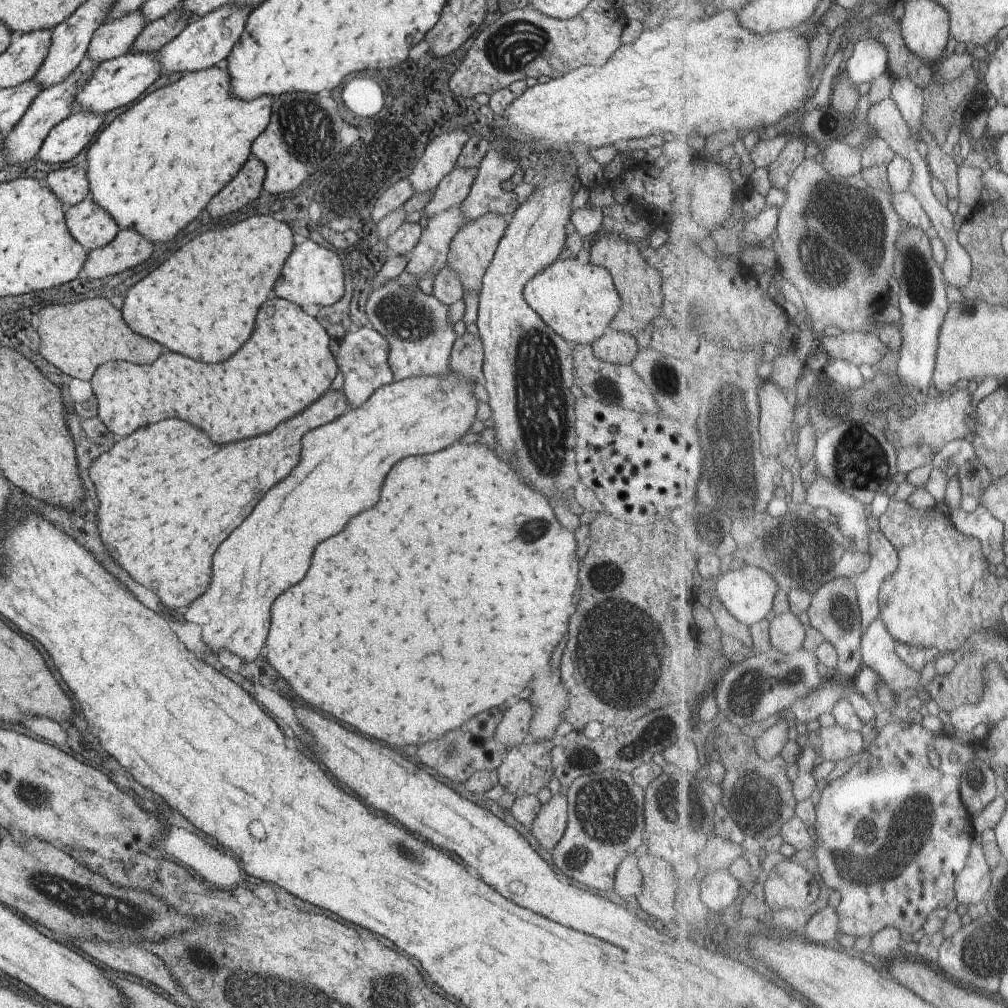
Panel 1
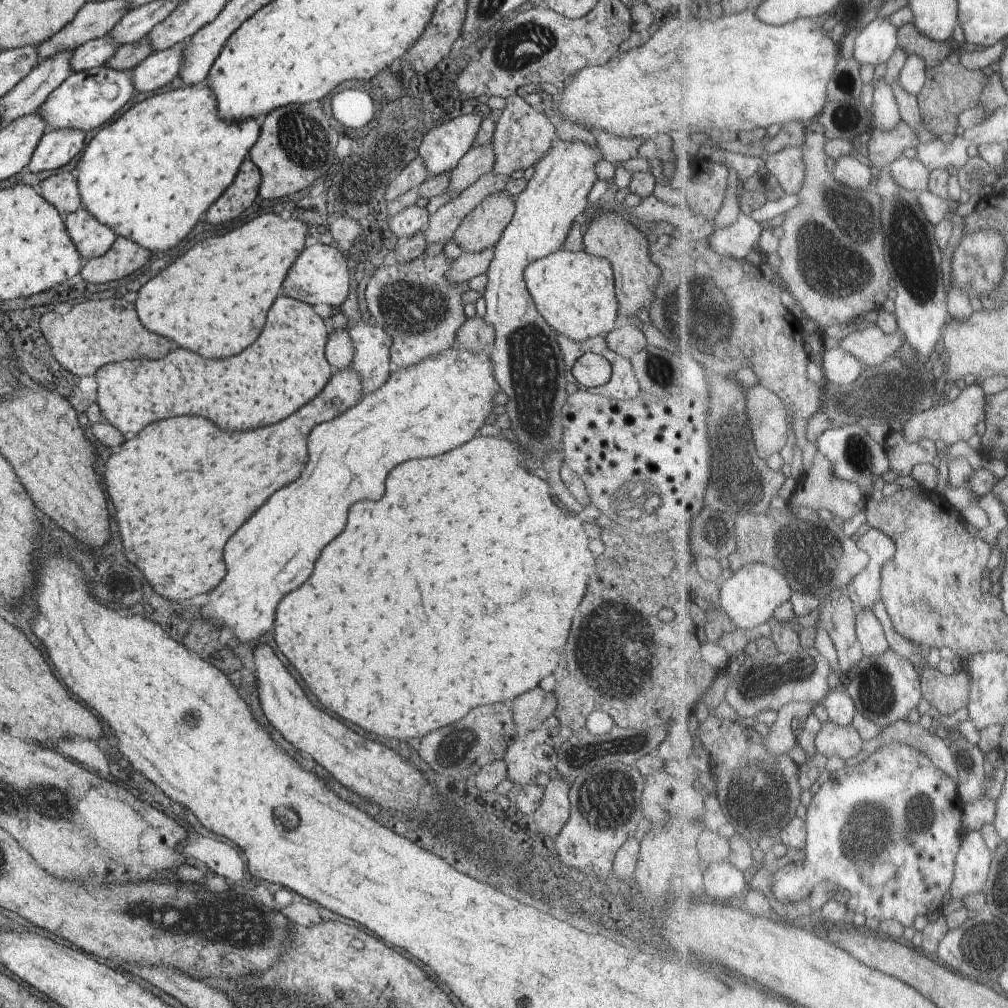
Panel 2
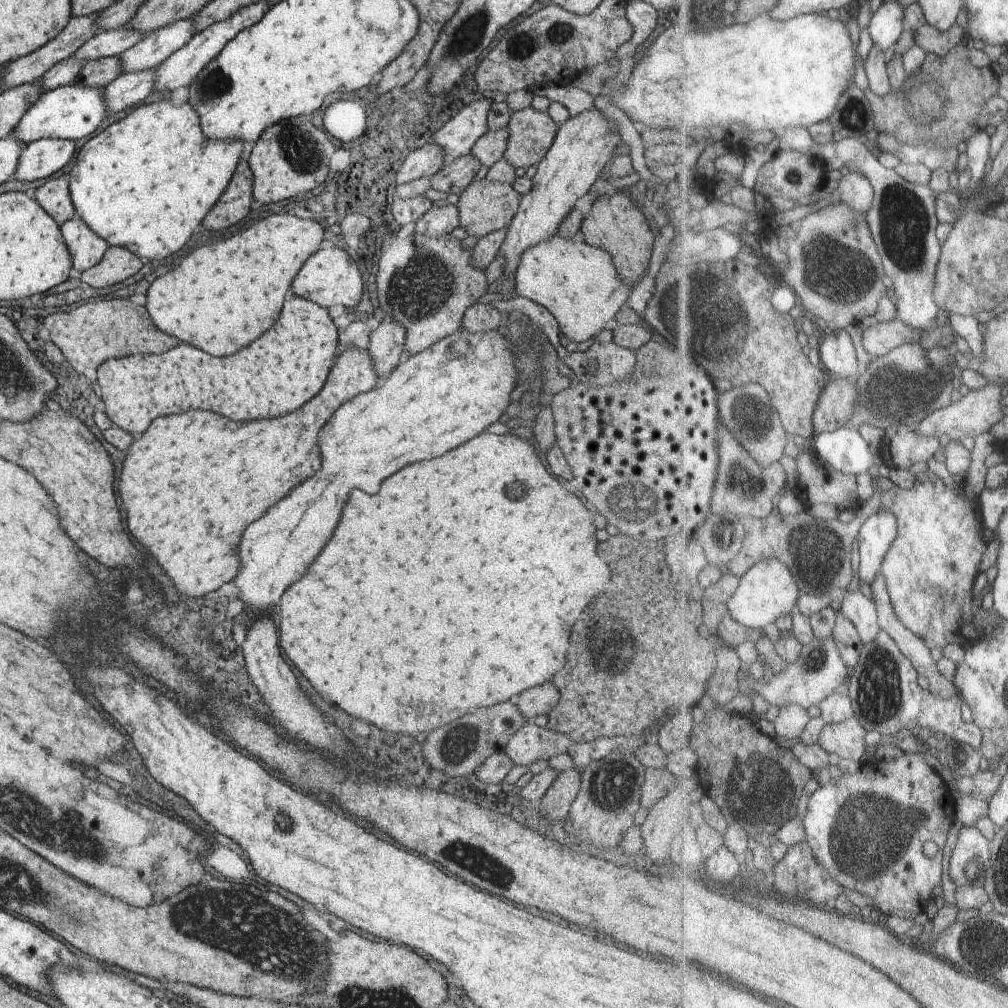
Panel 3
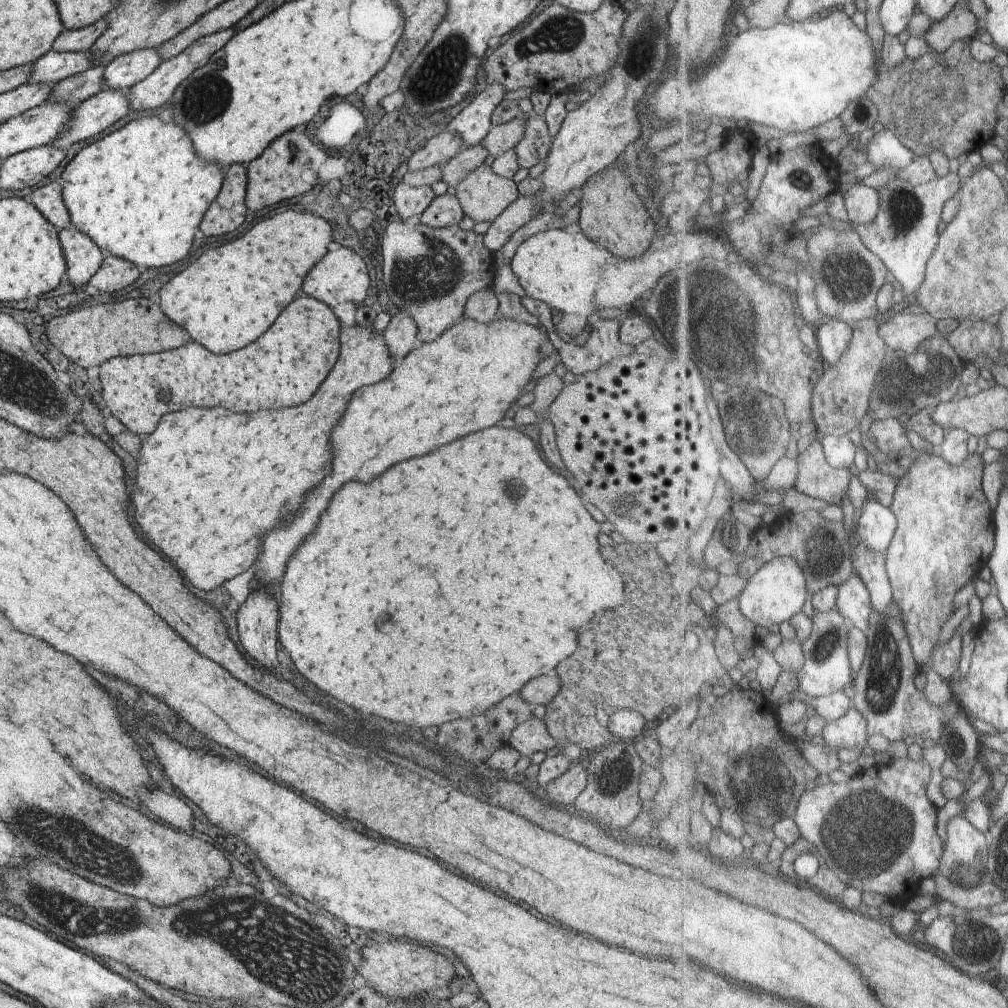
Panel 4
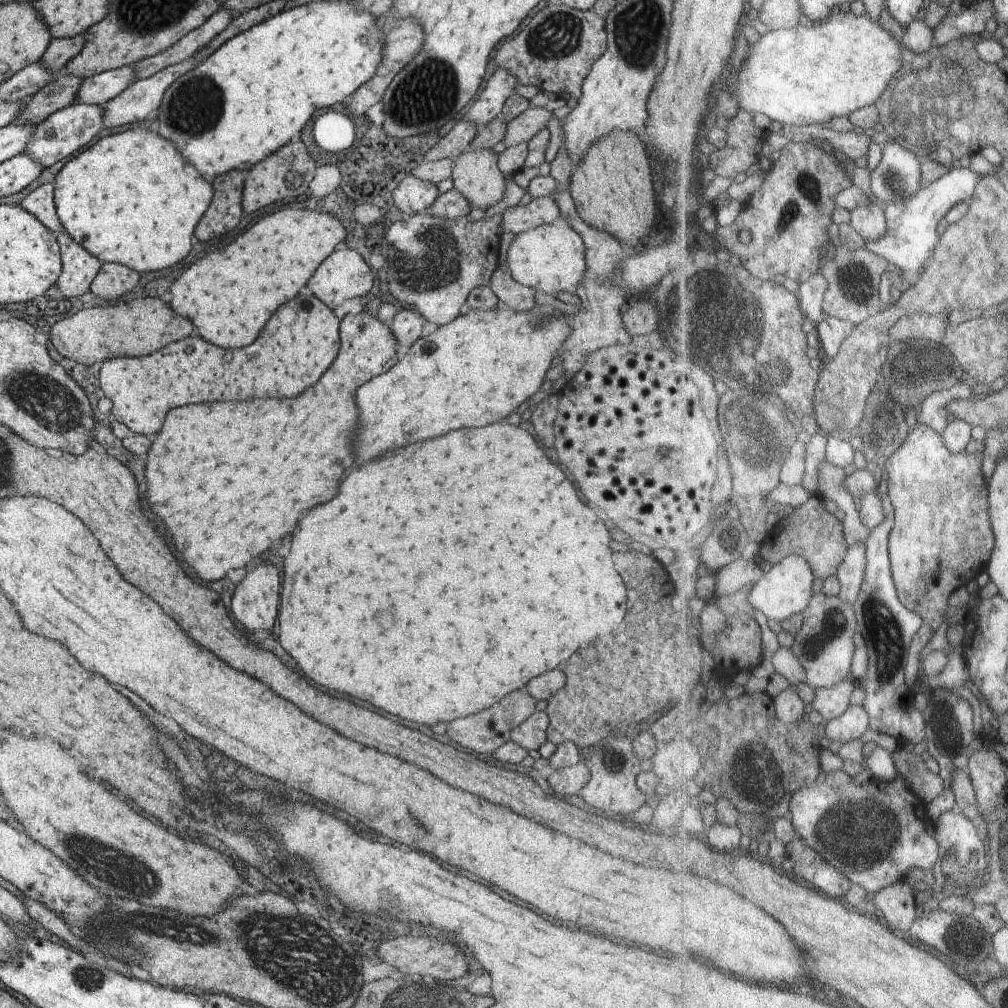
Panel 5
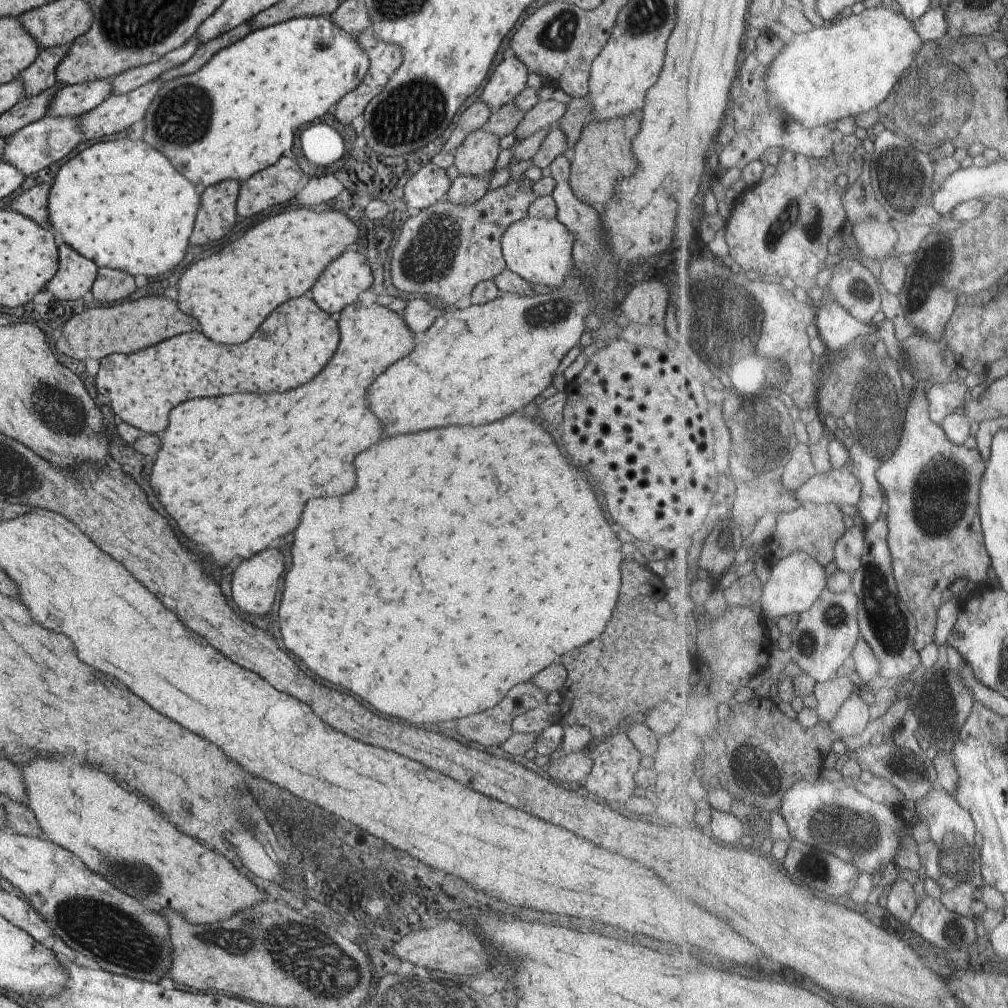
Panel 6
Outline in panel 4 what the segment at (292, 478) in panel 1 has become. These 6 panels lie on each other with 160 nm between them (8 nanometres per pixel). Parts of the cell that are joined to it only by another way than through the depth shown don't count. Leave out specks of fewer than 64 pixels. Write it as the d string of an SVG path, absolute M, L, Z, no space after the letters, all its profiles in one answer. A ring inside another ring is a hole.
M498 315L497 318L491 322L482 323L463 316L454 325L446 328L437 338L434 338L429 342L424 342L423 344L415 345L403 358L395 362L391 372L383 378L383 380L376 382L373 386L362 386L361 388L355 389L353 391L353 396L351 396L351 400L349 400L349 406L347 406L347 410L345 410L345 414L343 414L343 418L341 418L339 424L331 430L331 448L335 450L331 474L325 476L325 480L321 482L321 486L317 486L315 490L311 490L311 492L307 494L307 498L305 498L303 508L299 510L299 514L295 514L293 518L287 518L285 524L283 524L281 528L275 528L275 530L271 530L269 534L265 534L265 536L261 538L261 554L259 554L257 560L255 560L259 562L259 566L256 568L256 576L261 577L262 580L268 582L273 582L275 580L281 582L287 558L293 554L293 550L299 546L299 542L313 530L313 526L315 526L315 522L317 522L317 516L325 510L325 506L327 506L327 502L331 500L333 492L335 492L339 486L343 486L345 482L349 482L349 480L369 482L371 478L375 478L377 474L381 474L383 470L387 470L389 466L393 466L393 464L397 464L397 462L401 462L401 460L407 460L407 458L413 458L413 456L423 456L425 450L429 452L429 450L433 450L433 448L437 448L437 446L441 446L441 444L453 442L453 440L457 440L457 438L461 438L461 436L465 436L465 434L469 434L469 432L483 430L483 428L489 428L489 426L497 424L497 422L503 418L505 410L511 406L511 402L519 396L519 392L523 389L523 386L528 384L529 377L533 374L533 369L542 359L540 348L546 345L546 343L548 343L548 341L545 330L540 325L532 324L526 321L526 319L517 322L517 320L507 320Z

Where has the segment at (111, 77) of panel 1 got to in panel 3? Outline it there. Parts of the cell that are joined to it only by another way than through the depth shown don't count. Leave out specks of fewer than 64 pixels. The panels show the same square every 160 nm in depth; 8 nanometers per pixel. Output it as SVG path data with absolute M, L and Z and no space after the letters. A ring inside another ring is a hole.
M69 84L41 93L33 105L29 105L12 130L16 140L23 146L40 139L68 139L69 141L87 138L101 120L106 110L102 92L104 88L79 87Z

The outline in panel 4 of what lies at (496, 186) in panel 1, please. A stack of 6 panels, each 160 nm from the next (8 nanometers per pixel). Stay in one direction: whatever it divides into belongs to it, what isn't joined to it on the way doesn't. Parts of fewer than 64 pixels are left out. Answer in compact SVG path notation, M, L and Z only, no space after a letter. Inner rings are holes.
M534 114L525 118L523 132L523 137L519 138L519 143L513 150L518 167L529 169L546 158L552 139L544 118Z

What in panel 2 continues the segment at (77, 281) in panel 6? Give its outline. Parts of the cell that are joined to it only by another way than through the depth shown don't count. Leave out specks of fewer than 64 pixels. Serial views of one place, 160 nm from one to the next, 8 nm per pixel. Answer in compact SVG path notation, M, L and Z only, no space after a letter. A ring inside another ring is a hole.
M83 206L67 214L64 226L82 263L105 254L117 238L111 228L97 222Z

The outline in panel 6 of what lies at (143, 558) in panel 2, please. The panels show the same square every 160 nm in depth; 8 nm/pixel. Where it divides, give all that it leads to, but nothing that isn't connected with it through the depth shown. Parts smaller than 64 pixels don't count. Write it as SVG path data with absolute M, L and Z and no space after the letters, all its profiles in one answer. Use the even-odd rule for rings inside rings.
M355 300L340 310L336 323L338 324L338 343L333 358L327 362L327 366L315 378L311 378L303 386L299 386L295 390L287 390L287 392L277 392L277 394L231 394L231 396L219 396L219 398L189 399L174 406L168 412L167 428L159 435L163 440L161 448L159 448L161 452L157 452L157 456L155 456L155 464L153 464L149 484L151 484L151 490L155 492L157 500L165 508L165 512L175 522L177 530L181 534L187 534L193 542L197 542L197 546L201 546L213 558L215 564L227 564L235 556L248 559L250 556L257 554L259 550L269 548L270 542L273 542L275 538L285 536L287 532L295 530L295 526L299 522L299 516L301 516L301 510L303 510L303 506L309 498L327 496L327 494L329 496L339 496L339 494L345 494L347 490L351 490L355 486L353 458L361 450L369 448L371 444L375 444L379 440L379 436L383 432L383 424L377 418L373 418L371 410L367 408L367 398L365 398L367 386L388 366L409 354L414 349L418 337L407 328L400 314L376 303L369 303L369 306L364 306Z

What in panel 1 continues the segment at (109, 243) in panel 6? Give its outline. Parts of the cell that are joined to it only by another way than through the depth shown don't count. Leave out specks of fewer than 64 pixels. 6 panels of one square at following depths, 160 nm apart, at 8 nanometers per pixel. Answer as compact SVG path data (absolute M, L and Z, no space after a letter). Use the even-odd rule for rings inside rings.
M209 67L202 71L185 72L177 81L157 88L153 92L143 96L137 103L133 102L125 112L116 116L103 128L97 139L89 146L85 154L85 178L88 182L88 194L95 204L98 204L114 221L119 229L134 230L149 242L167 242L175 238L175 234L184 230L185 226L197 216L198 213L204 213L206 204L225 186L243 166L243 163L251 156L250 146L253 140L265 130L270 119L270 104L272 98L269 95L263 95L250 101L242 101L235 98L230 93L230 82L228 74L217 67Z

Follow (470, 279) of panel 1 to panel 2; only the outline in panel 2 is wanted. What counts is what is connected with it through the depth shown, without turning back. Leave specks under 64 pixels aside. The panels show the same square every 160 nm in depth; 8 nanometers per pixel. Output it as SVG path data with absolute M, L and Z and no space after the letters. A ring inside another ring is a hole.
M499 189L490 193L483 202L479 202L471 212L469 212L452 235L452 242L463 249L464 253L479 252L479 250L494 250L501 232L511 220L514 210L515 197L507 194L505 190Z

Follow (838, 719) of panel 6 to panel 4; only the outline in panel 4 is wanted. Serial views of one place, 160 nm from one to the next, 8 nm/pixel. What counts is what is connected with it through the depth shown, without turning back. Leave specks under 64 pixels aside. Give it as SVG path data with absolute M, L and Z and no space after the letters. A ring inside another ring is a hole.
M856 707L851 708L843 718L829 721L822 736L834 749L862 750L870 738L867 718Z

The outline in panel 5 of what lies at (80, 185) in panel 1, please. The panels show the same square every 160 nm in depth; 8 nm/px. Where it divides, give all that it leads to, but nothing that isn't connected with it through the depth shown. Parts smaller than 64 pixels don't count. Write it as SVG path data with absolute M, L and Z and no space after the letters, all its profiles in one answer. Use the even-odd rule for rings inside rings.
M43 184L35 188L35 190L31 190L21 200L19 206L27 210L32 216L35 216L47 230L51 230L51 233L57 233L59 235L61 232L64 233L64 229L55 213L53 190L54 186L52 184Z

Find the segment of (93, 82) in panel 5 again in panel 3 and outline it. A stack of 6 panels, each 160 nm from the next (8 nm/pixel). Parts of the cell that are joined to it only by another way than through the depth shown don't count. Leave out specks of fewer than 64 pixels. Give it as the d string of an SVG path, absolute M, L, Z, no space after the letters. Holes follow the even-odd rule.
M192 16L173 22L167 27L158 29L143 36L130 49L118 55L121 73L133 73L155 69L165 61L173 52L182 48L193 36Z

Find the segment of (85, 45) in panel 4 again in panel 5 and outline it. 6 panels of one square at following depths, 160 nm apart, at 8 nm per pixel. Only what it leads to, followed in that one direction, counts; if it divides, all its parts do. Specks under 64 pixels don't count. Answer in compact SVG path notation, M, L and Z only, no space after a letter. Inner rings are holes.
M81 34L72 38L53 38L41 56L41 66L51 72L63 73L64 65L81 51L82 46Z

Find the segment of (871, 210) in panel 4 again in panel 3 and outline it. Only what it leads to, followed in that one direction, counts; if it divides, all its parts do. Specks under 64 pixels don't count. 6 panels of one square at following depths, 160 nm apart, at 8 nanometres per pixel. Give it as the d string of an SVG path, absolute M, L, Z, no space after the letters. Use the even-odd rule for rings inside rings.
M847 170L838 184L838 192L842 202L849 202L857 212L871 211L875 201L875 188L871 180L860 174Z

